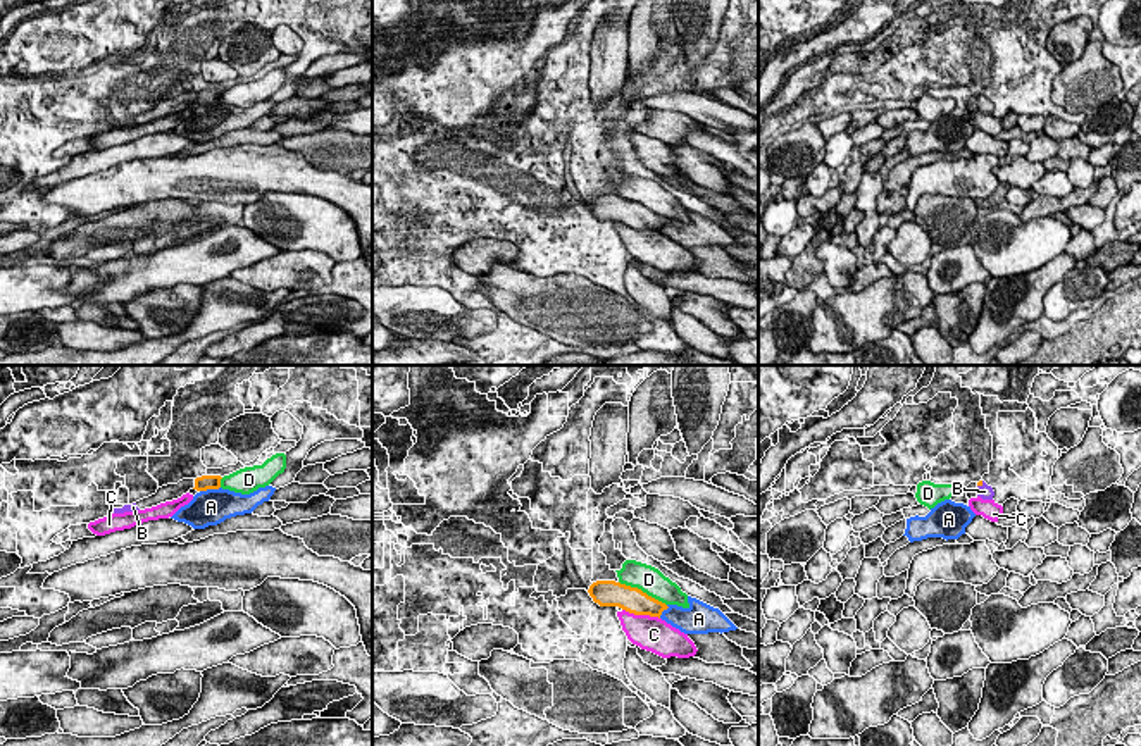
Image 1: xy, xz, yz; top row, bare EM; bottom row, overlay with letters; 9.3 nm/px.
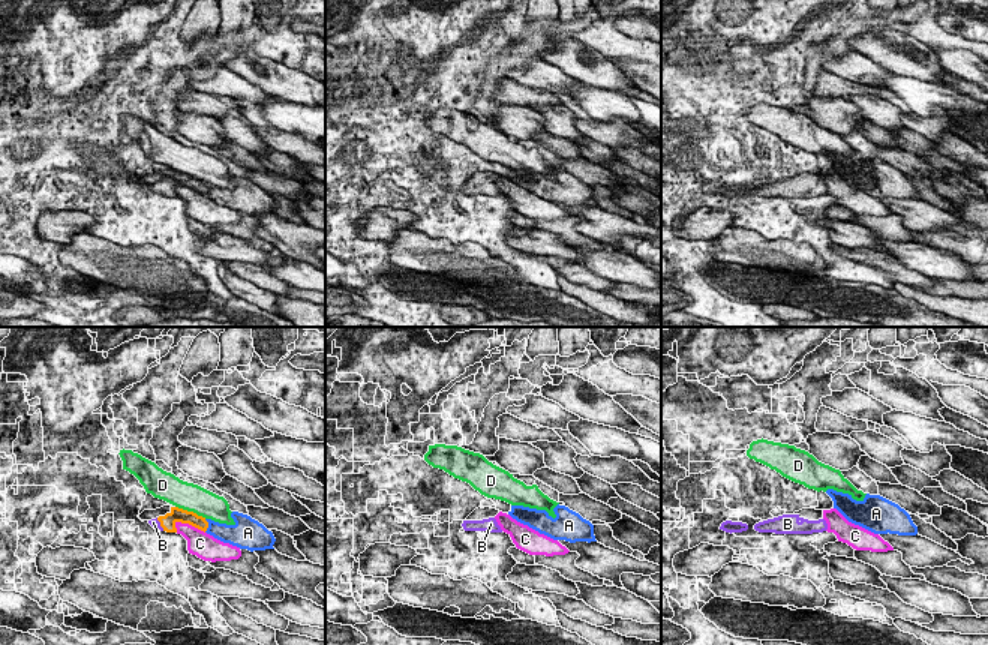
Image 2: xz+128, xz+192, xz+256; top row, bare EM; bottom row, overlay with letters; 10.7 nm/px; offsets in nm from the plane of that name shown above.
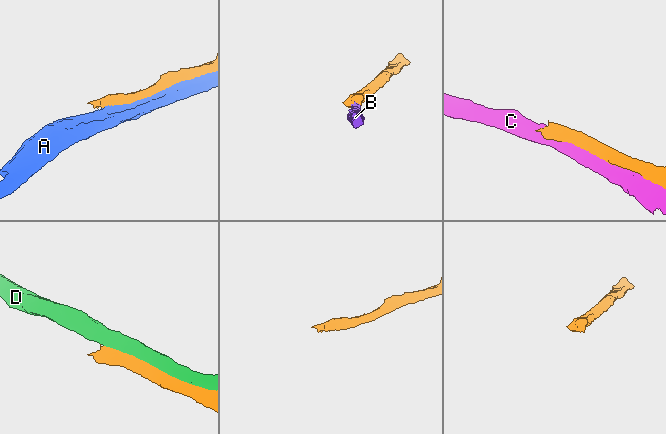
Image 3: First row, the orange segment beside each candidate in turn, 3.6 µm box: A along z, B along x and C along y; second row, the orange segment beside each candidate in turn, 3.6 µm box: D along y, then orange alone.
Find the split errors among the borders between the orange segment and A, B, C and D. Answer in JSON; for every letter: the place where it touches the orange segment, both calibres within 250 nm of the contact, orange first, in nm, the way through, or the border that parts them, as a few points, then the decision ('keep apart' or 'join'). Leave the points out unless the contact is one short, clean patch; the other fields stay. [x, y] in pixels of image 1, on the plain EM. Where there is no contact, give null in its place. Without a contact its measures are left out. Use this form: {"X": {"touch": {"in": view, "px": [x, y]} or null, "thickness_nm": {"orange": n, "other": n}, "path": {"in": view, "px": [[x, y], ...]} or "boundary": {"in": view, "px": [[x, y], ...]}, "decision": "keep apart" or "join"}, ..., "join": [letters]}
{"A": {"touch": {"in": "xy", "px": [209, 102]}, "thickness_nm": {"orange": 140, "other": 340}, "decision": "keep apart"}, "B": {"touch": {"in": "yz", "px": [979, 99]}, "thickness_nm": {"orange": 50, "other": 140}, "path": {"in": "yz", "px": [[979, 97], [979, 99], [985, 105]]}, "decision": "join"}, "C": {"touch": {"in": "xz", "px": [642, 228]}, "thickness_nm": {"orange": 240, "other": 320}, "decision": "keep apart"}, "D": {"touch": {"in": "xz", "px": [642, 205]}, "thickness_nm": {"orange": 240, "other": 240}, "decision": "keep apart"}, "join": ["B"]}

